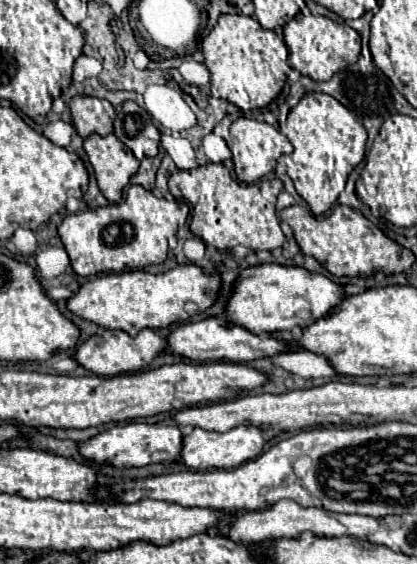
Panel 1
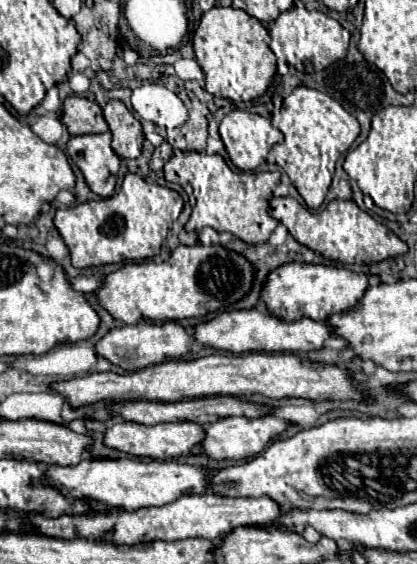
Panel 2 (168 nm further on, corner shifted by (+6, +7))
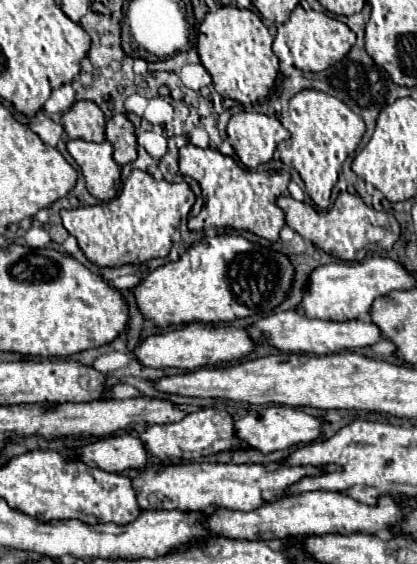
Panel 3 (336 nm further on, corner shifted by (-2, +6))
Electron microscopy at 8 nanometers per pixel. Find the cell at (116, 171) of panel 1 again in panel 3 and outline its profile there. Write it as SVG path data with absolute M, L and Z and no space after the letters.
M72 139L66 143L66 147L82 169L86 187L94 197L110 201L118 195L122 167L114 161L114 147L108 141L92 143L84 139Z

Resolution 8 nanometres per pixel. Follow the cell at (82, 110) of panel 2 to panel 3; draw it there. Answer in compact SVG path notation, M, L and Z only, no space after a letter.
M76 101L64 115L62 127L70 139L86 139L102 143L106 141L106 119L102 109L92 101Z

